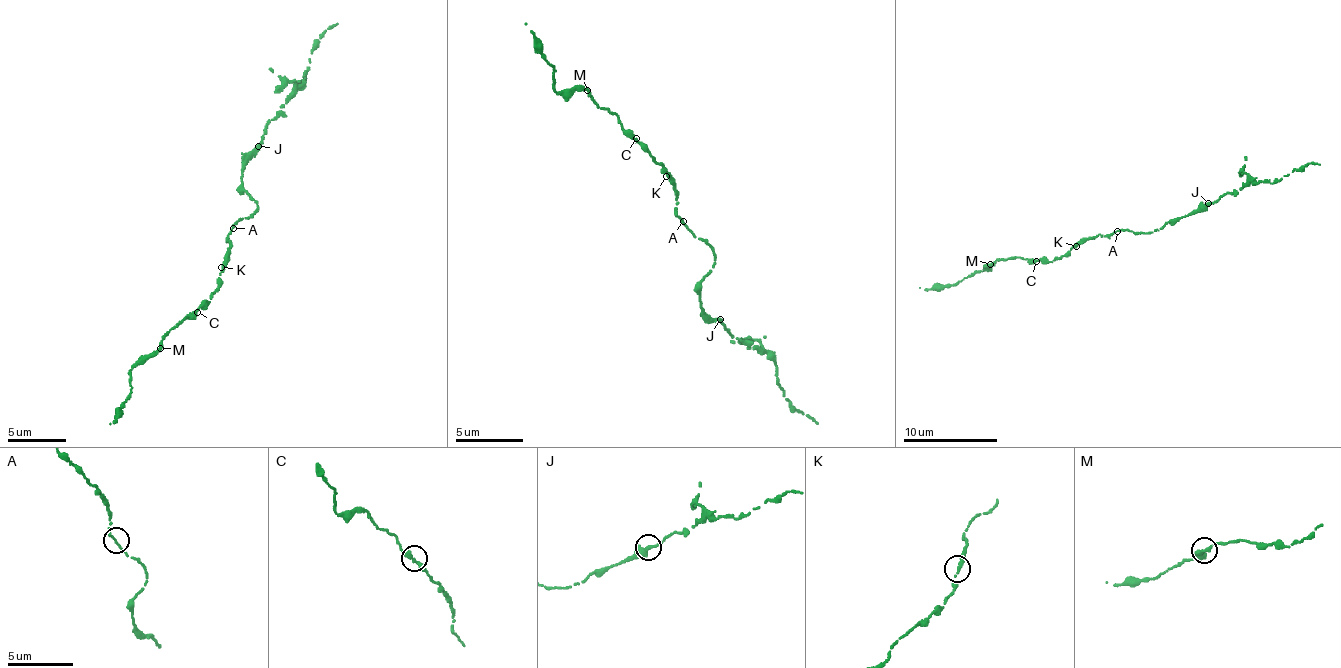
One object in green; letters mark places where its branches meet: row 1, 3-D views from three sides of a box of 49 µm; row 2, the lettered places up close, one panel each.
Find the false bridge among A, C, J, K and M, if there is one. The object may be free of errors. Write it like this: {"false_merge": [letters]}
{"false_merge": []}

